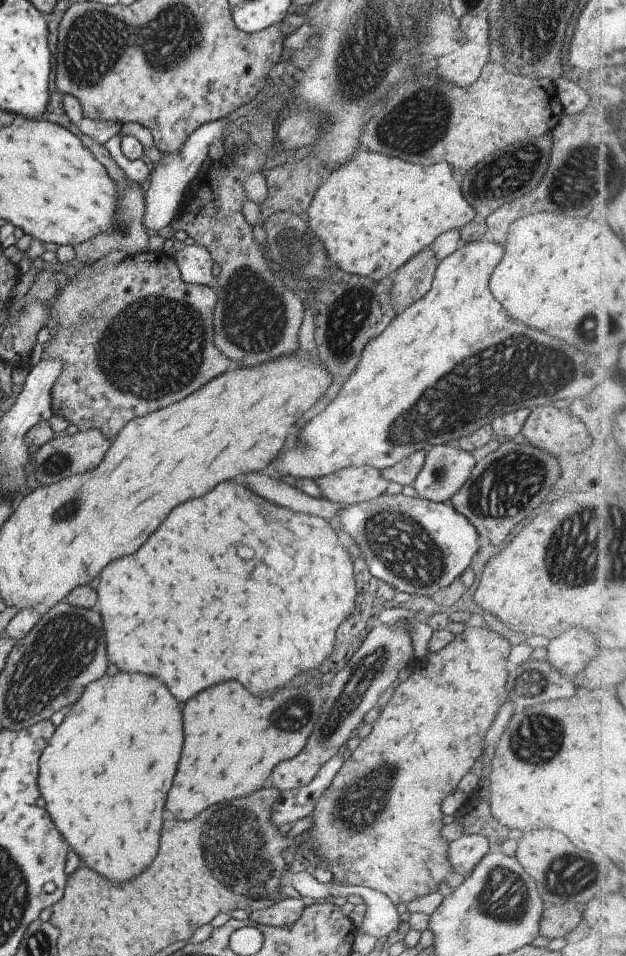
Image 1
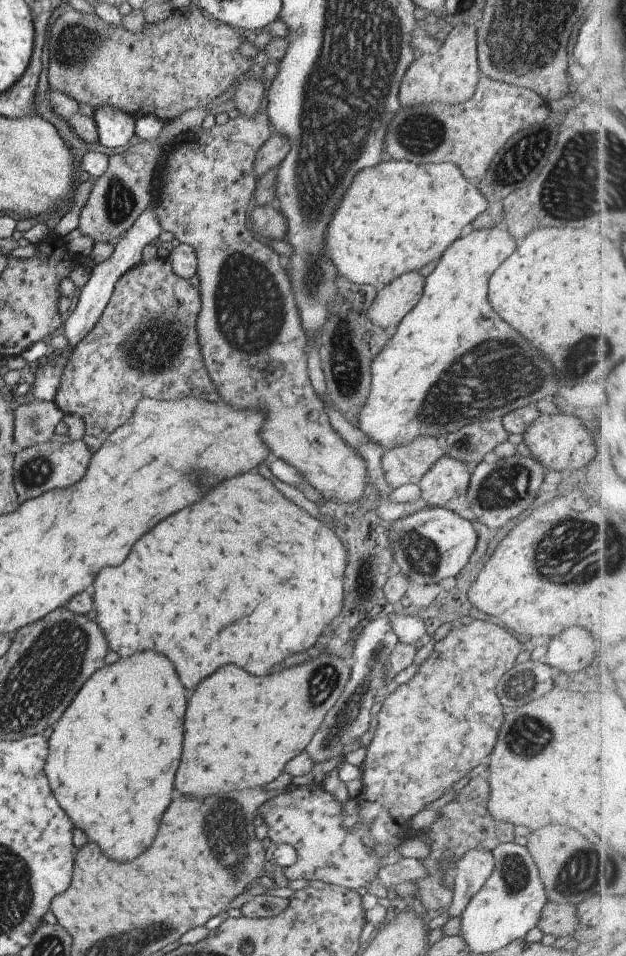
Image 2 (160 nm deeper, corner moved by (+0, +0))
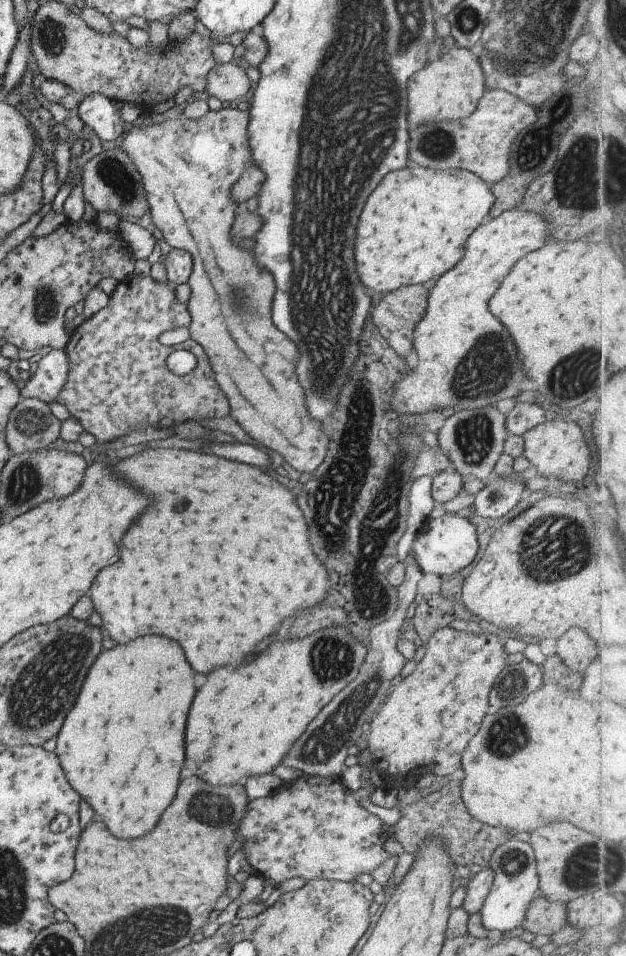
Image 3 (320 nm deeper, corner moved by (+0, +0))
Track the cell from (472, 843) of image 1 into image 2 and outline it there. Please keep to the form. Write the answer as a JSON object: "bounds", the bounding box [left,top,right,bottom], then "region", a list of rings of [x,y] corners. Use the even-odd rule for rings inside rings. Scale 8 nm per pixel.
{"bounds":[446,849,494,916],"region":[[[469,849],[458,860],[453,880],[452,901],[446,908],[450,916],[458,916],[467,906],[470,898],[483,886],[494,867],[489,851]]]}

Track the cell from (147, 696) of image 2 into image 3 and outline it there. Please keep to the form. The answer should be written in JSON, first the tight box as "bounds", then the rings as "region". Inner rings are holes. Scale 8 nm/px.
{"bounds":[53,636,195,838],"region":[[[139,636],[127,644],[103,650],[89,668],[77,702],[63,720],[53,752],[65,778],[89,806],[101,814],[117,838],[137,838],[149,832],[157,816],[173,800],[183,766],[183,726],[195,694],[195,672],[183,658],[181,646],[165,636]]]}

